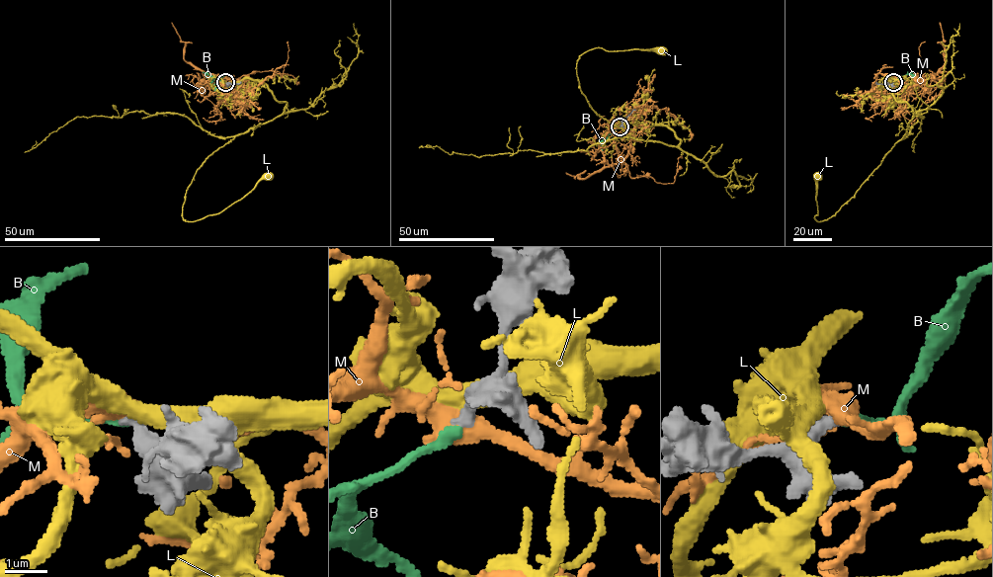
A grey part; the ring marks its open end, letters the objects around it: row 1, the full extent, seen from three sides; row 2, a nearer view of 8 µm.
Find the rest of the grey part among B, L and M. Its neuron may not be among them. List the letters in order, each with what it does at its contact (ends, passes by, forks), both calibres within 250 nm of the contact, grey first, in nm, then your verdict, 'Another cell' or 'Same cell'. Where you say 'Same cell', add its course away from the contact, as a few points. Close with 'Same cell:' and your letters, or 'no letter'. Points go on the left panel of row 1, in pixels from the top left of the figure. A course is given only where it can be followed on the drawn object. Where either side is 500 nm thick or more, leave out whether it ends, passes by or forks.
B: It ends there. Thickness 320 nm (grey) against 200 nm. Same cell. Its course: (225, 82), (208, 74), (205, 77)
L: It passes by. Thickness 460 nm (grey) against 440 nm. Another cell
M: It passes by. Thickness 360 nm (grey) against 480 nm. Another cell
Same cell: B

